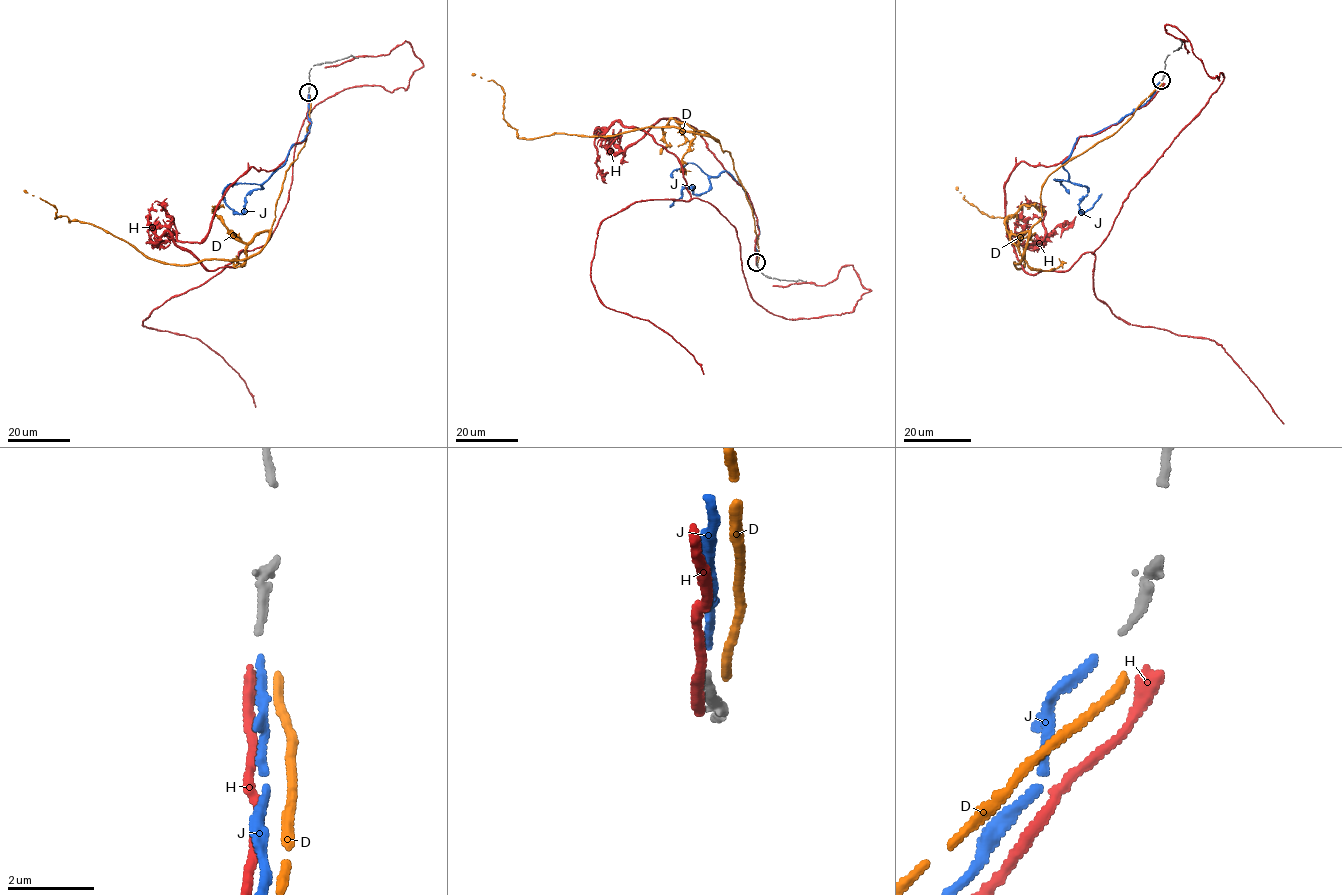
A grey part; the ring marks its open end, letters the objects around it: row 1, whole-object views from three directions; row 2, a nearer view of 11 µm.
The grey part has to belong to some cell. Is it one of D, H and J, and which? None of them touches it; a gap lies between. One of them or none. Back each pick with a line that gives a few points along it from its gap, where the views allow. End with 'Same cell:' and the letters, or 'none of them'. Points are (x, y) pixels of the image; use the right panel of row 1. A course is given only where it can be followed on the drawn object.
J: via (1160, 82), (1144, 103), (1117, 123), (1080, 136), (1063, 163), (1071, 183), (1088, 189), (1081, 212), (1101, 194)
Same cell: J

